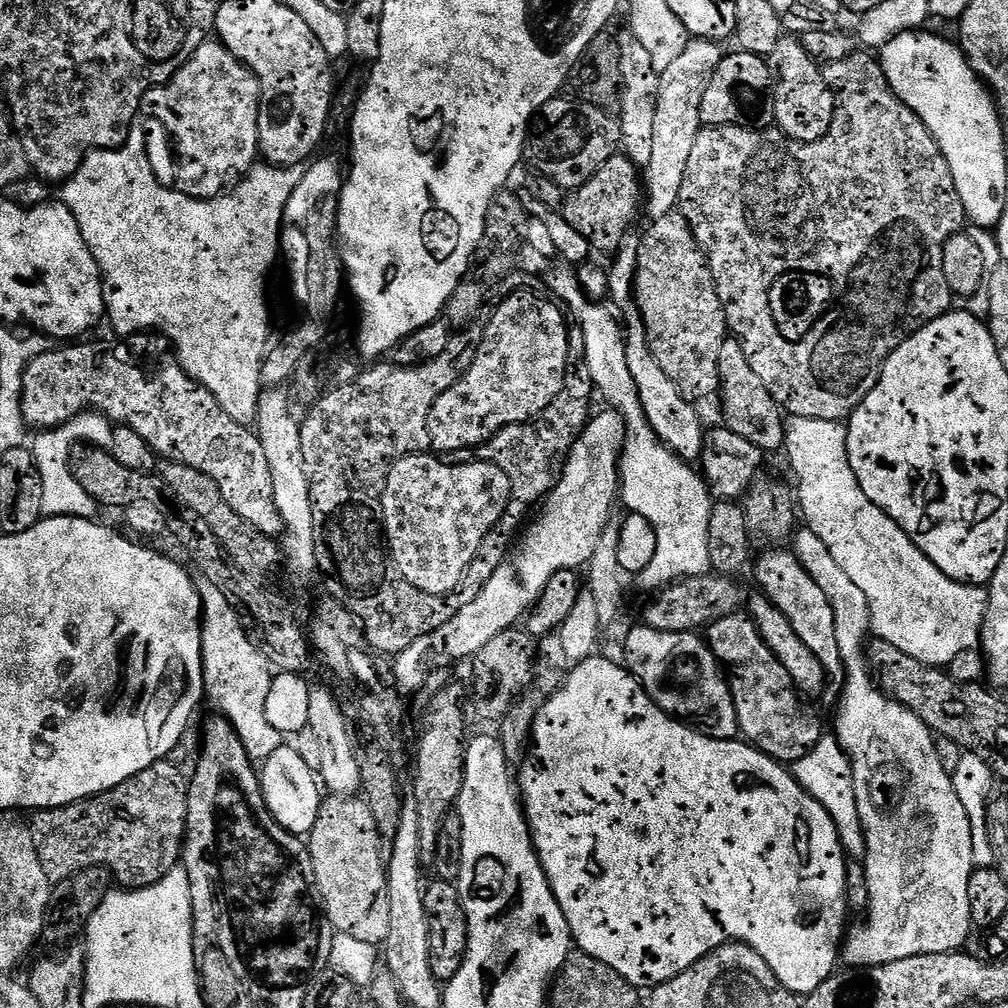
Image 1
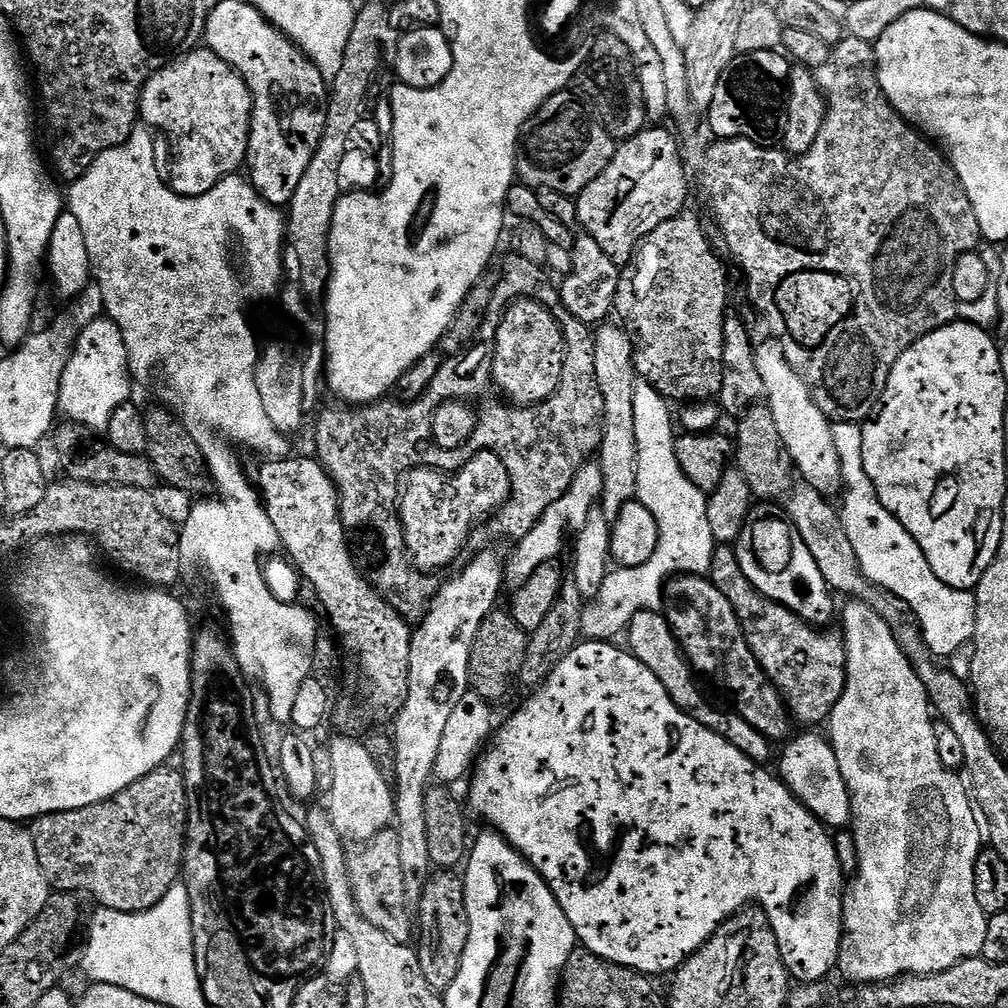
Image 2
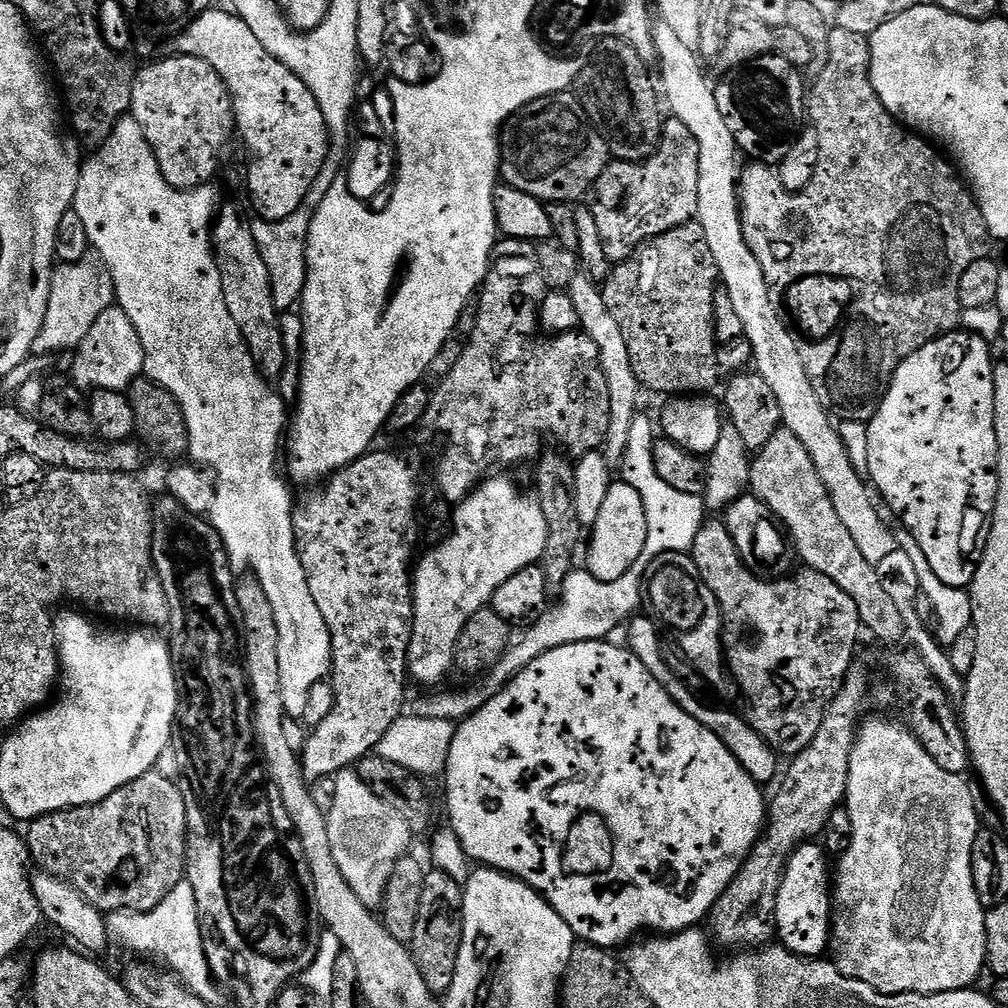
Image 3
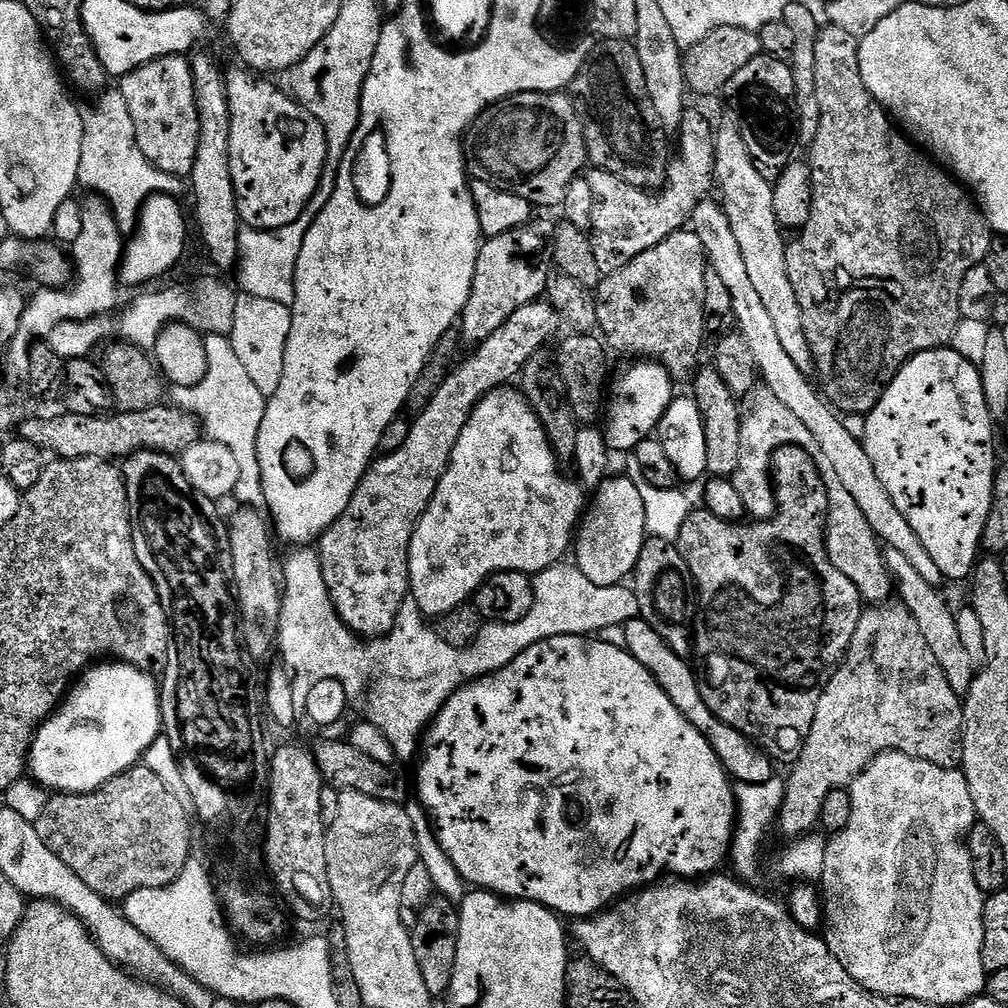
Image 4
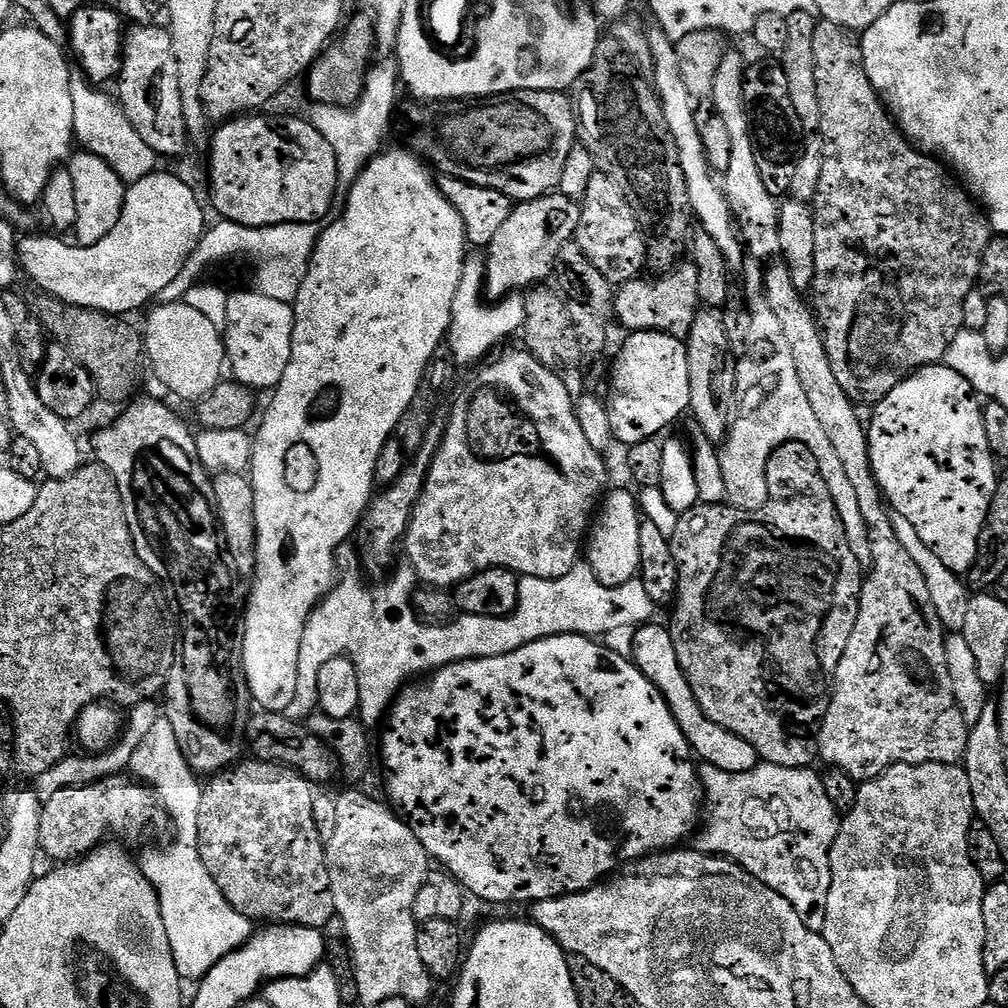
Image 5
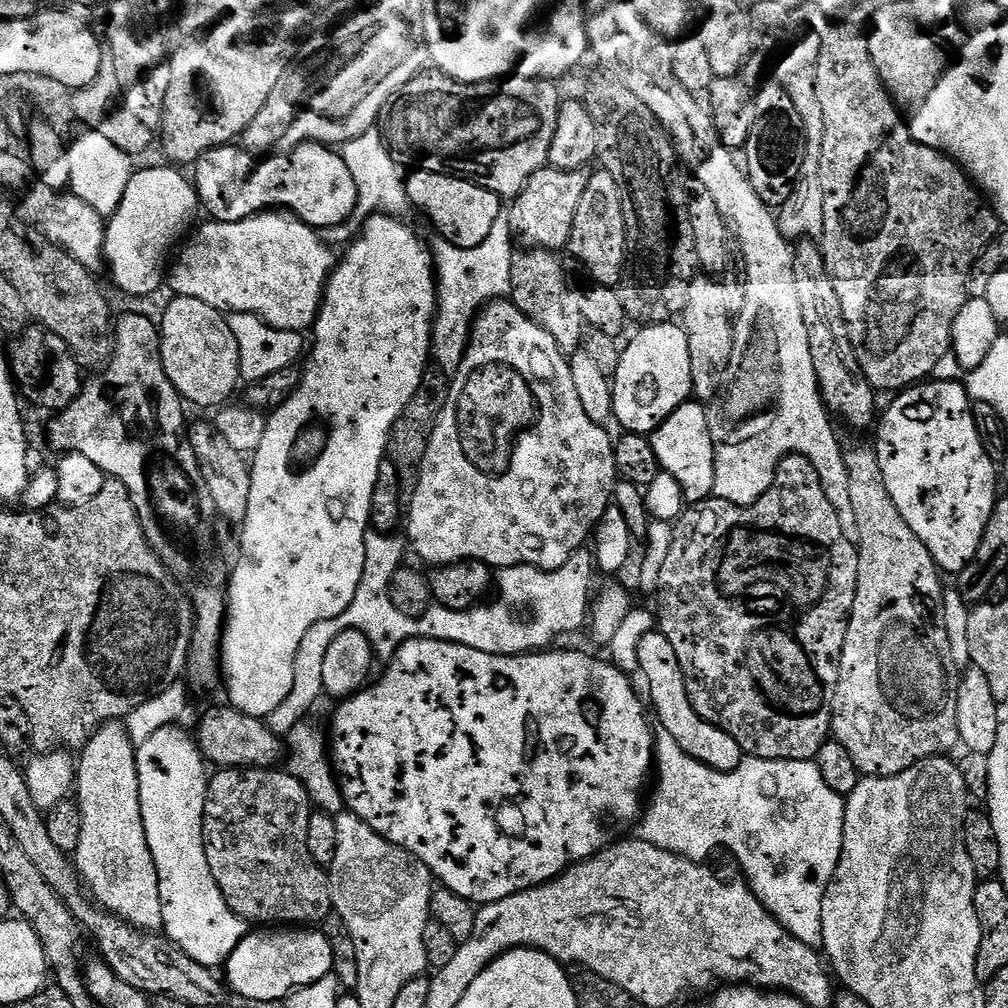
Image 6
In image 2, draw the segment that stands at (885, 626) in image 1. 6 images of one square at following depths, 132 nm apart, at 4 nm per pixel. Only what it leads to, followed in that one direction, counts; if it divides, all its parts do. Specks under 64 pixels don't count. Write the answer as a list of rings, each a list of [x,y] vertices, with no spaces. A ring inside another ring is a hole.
[[[832,424],[832,438],[840,459],[842,492],[844,488],[844,505],[839,505],[838,513],[846,532],[846,538],[850,540],[850,546],[854,548],[860,572],[868,579],[868,583],[887,592],[890,596],[897,596],[900,603],[905,605],[907,611],[914,617],[915,623],[924,636],[924,645],[928,651],[932,653],[933,657],[946,658],[950,654],[954,654],[954,650],[958,650],[958,646],[969,643],[973,639],[976,626],[975,595],[971,591],[963,592],[946,586],[946,582],[938,579],[934,570],[930,570],[930,562],[926,562],[926,554],[922,554],[918,542],[914,542],[914,538],[905,530],[902,522],[898,522],[898,518],[894,514],[890,514],[890,510],[886,510],[886,506],[882,506],[882,502],[866,474],[866,466],[862,466],[860,429],[860,424]]]

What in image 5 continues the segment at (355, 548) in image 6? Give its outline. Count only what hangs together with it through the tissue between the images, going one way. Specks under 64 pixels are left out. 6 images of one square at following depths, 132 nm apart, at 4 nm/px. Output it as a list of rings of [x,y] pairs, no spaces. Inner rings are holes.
[[[389,147],[387,150],[381,151],[378,155],[373,157],[371,163],[364,168],[363,175],[356,179],[355,184],[347,189],[346,196],[348,201],[344,204],[344,213],[333,222],[332,225],[325,227],[320,236],[320,240],[316,244],[313,251],[313,258],[309,264],[309,270],[306,272],[305,281],[302,282],[301,289],[298,291],[298,296],[295,300],[294,307],[296,310],[296,321],[294,322],[294,342],[292,343],[292,353],[290,354],[290,366],[286,366],[286,374],[282,374],[282,382],[271,393],[272,401],[268,404],[268,409],[264,412],[264,421],[260,424],[260,433],[255,433],[254,443],[252,445],[252,467],[250,469],[250,483],[254,490],[254,516],[256,518],[256,575],[252,592],[250,588],[250,595],[246,600],[246,611],[242,617],[242,635],[244,637],[244,676],[248,679],[248,690],[253,701],[256,700],[260,703],[261,709],[270,712],[287,713],[290,702],[294,702],[296,691],[298,690],[298,654],[302,646],[302,634],[308,625],[308,619],[311,618],[313,612],[320,607],[322,601],[337,587],[336,584],[336,556],[335,552],[339,550],[344,544],[344,539],[353,531],[357,531],[358,525],[364,518],[365,512],[368,511],[368,505],[371,504],[374,495],[374,489],[377,487],[376,483],[376,463],[378,462],[378,454],[382,454],[382,450],[386,446],[386,442],[393,439],[398,422],[402,418],[402,414],[406,414],[406,410],[411,408],[414,398],[418,394],[420,385],[425,383],[426,373],[429,364],[432,363],[437,352],[441,351],[442,345],[445,343],[448,327],[452,321],[452,307],[456,301],[458,294],[458,286],[462,278],[462,270],[464,269],[464,262],[466,259],[466,237],[464,234],[464,220],[458,214],[458,210],[454,210],[454,206],[450,206],[450,202],[446,202],[446,198],[440,193],[437,181],[434,179],[434,172],[429,165],[425,164],[415,152],[409,150],[407,147],[401,148]]]

